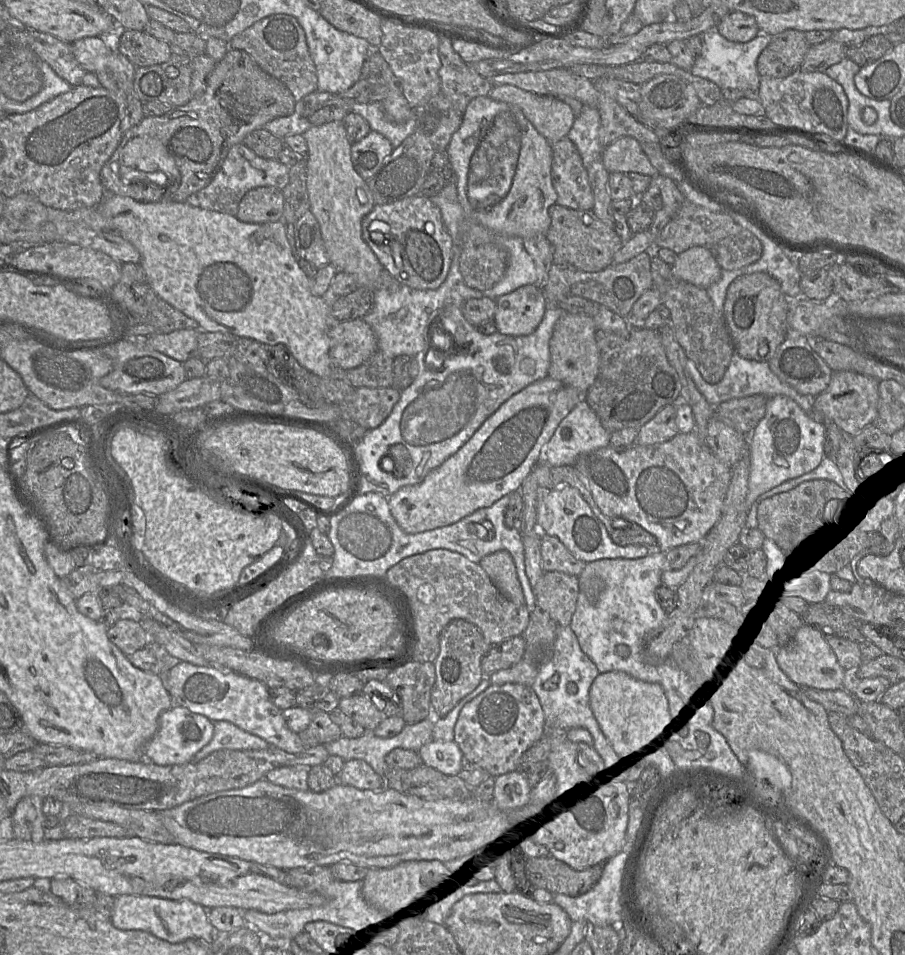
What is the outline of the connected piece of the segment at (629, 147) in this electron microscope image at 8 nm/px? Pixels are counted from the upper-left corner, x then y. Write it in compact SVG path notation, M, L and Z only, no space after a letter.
M631 136L620 137L605 147L602 162L609 173L639 173L649 176L659 174L639 142Z

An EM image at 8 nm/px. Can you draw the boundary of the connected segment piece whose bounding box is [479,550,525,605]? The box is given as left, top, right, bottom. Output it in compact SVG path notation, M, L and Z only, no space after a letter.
M500 550L484 556L479 564L506 598L517 605L525 604L515 563L508 551Z

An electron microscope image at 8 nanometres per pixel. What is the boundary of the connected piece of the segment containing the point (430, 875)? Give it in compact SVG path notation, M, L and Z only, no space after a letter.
M412 860L386 868L369 868L362 880L362 896L373 907L413 911L444 900L454 888L455 872L441 860Z

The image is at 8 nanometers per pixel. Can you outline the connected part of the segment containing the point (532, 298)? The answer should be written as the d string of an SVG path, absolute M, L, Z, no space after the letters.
M525 285L496 299L494 322L501 334L530 335L542 321L547 307L542 286Z

